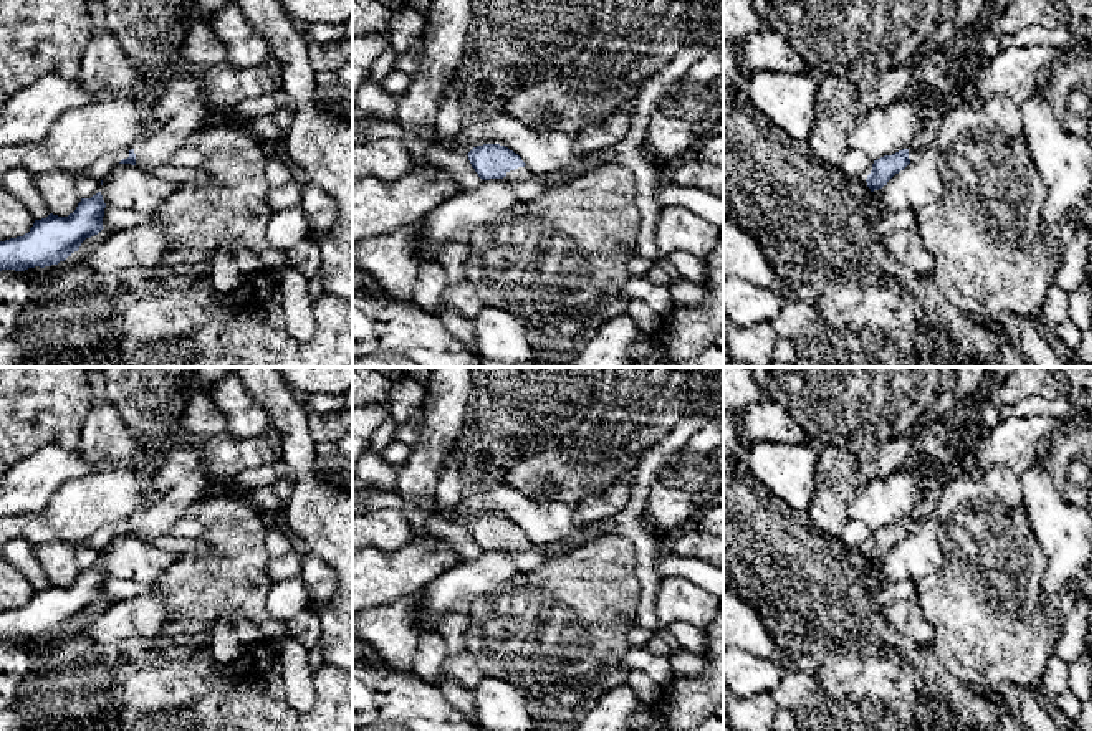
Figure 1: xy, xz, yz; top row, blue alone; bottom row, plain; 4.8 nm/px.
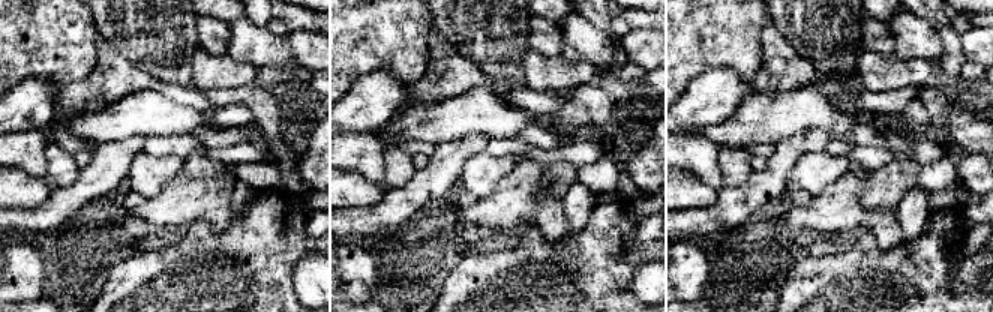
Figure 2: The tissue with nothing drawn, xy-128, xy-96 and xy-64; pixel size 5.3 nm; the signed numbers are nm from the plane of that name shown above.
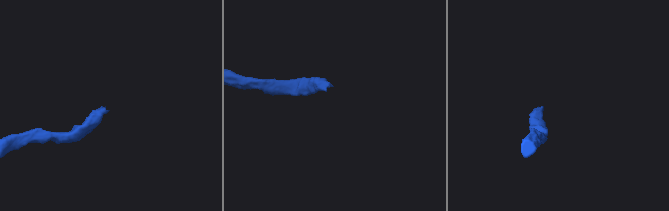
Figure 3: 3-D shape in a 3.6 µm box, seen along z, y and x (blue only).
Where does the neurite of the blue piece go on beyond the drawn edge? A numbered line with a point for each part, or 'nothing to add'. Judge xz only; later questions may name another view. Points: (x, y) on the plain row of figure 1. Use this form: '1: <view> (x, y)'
1: xz (520, 544)

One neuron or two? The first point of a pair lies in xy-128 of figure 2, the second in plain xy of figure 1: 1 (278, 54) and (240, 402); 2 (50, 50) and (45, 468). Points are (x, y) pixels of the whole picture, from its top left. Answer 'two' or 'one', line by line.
1: one
2: two

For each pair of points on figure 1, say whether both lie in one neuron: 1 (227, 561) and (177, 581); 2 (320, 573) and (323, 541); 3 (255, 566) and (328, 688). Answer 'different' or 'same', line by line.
1: same
2: different
3: different

